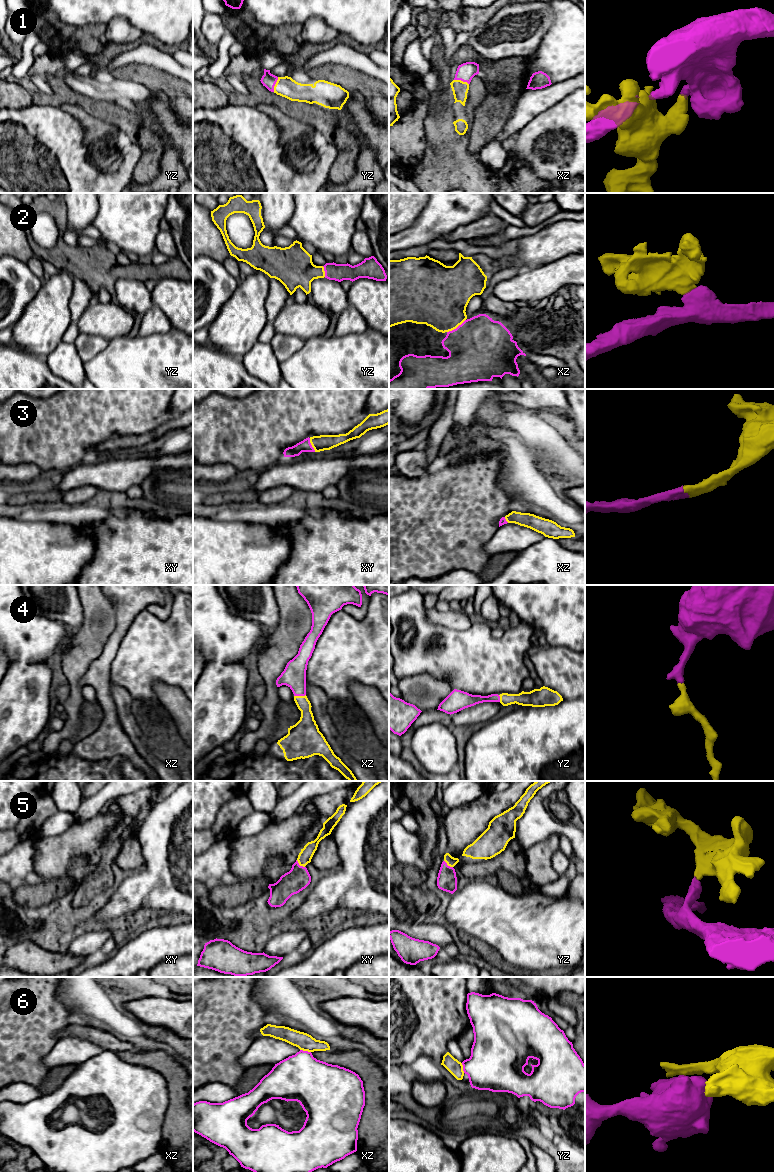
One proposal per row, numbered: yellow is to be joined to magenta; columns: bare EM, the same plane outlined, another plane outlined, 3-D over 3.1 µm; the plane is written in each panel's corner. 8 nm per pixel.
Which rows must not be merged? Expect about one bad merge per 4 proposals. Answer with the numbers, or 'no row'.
6

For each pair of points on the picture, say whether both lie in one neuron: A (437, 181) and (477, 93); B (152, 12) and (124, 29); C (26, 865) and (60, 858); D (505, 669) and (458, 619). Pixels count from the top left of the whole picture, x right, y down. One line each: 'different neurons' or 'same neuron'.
A: same neuron
B: different neurons
C: different neurons
D: different neurons

